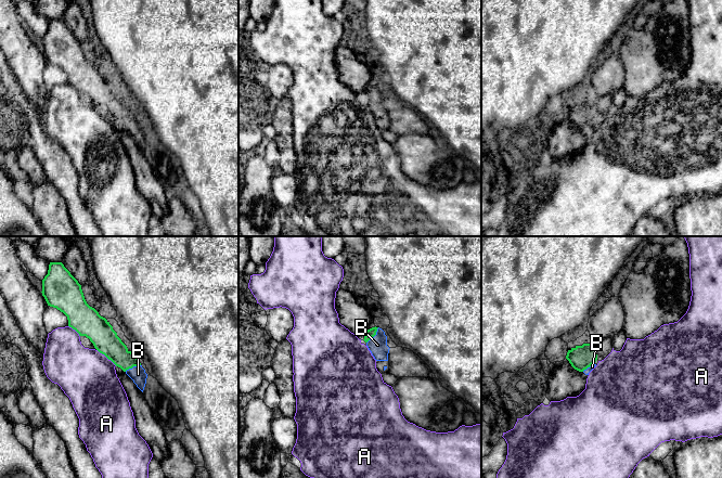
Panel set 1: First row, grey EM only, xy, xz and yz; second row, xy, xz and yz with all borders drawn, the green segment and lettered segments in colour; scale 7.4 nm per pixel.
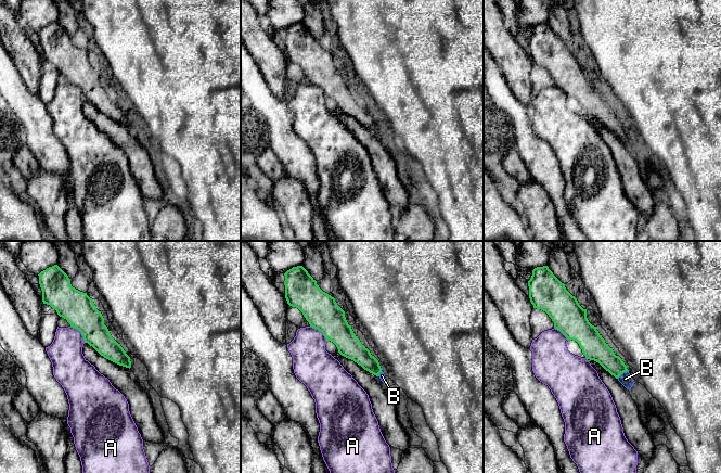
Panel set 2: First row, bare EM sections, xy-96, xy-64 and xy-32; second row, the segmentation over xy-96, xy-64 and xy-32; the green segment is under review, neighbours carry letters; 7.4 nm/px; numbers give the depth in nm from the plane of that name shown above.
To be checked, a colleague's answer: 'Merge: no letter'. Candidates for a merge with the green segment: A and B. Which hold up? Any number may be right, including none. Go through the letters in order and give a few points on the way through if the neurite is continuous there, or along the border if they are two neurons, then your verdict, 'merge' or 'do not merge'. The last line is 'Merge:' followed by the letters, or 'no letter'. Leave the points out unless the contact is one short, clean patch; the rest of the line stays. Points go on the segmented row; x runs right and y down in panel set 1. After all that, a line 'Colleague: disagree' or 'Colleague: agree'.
A: border along xy (97, 349), (116, 365); do not merge
B: runs through xz (370, 333), (374, 335), (377, 345); merge
Merge: B
Colleague: disagree

